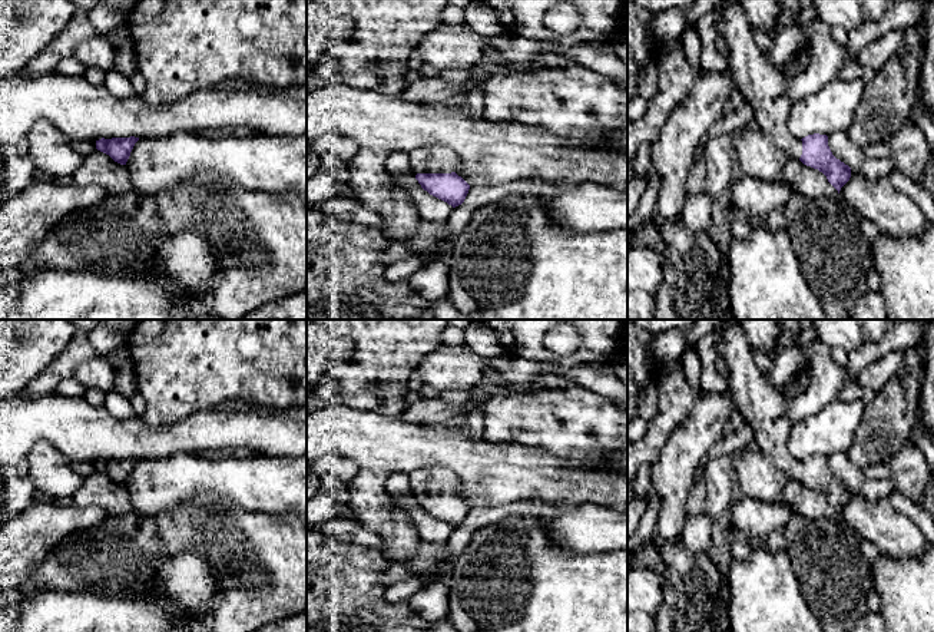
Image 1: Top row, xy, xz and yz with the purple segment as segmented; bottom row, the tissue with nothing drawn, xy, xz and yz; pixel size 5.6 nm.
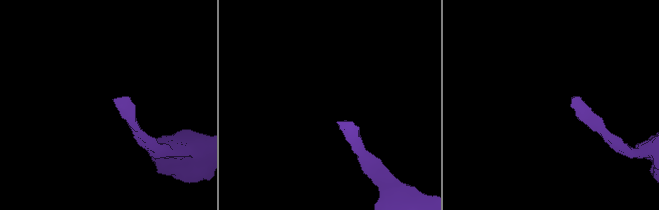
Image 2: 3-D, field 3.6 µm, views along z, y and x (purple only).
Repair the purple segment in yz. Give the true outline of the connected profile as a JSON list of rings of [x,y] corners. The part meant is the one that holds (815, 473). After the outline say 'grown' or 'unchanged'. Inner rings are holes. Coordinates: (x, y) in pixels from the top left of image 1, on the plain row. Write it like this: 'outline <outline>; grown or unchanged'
outline [[[722,320],[718,328],[718,354],[729,368],[729,394],[754,430],[758,449],[771,456],[779,470],[822,493],[839,514],[851,499],[851,489],[832,476],[827,456],[814,454],[798,460],[789,453],[792,426],[784,390],[776,388],[756,367],[739,320]]]; grown

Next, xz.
outline [[[415,470],[408,477],[413,494],[424,512],[453,529],[464,523],[470,506],[454,493],[457,477],[453,470]]]; grown

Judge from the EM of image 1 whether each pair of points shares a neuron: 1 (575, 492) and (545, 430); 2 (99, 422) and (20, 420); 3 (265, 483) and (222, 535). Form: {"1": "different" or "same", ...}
{"1": "different", "2": "same", "3": "different"}

